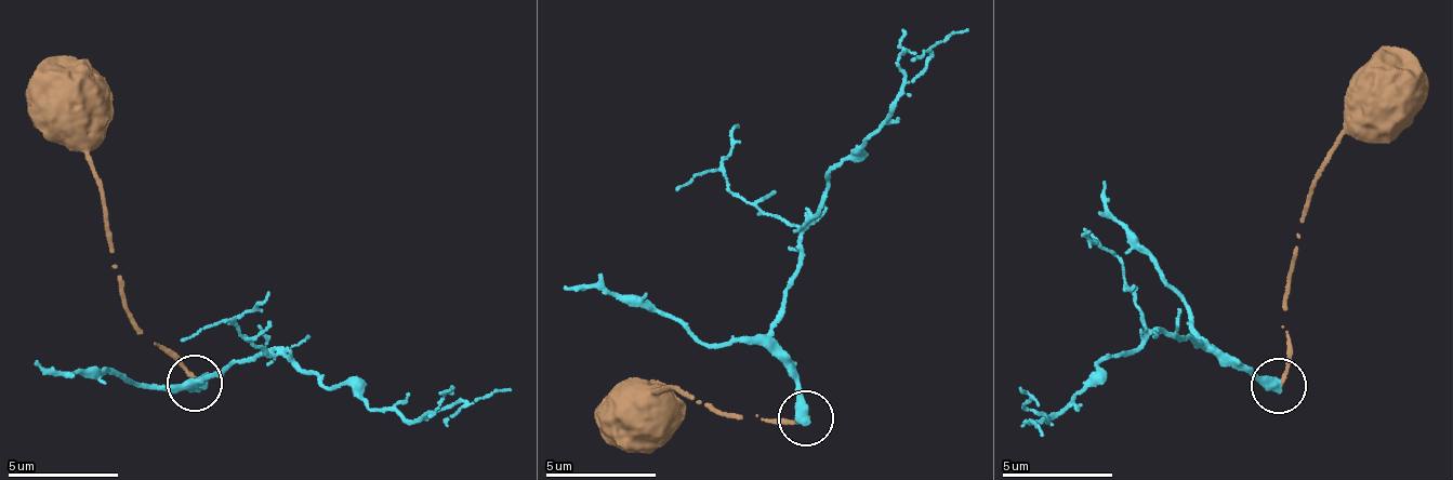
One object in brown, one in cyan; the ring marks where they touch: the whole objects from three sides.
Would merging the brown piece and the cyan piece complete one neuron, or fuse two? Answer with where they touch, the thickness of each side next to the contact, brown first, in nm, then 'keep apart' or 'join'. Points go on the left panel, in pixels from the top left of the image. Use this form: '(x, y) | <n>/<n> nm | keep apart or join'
(195, 383) | 180/500 nm | keep apart

